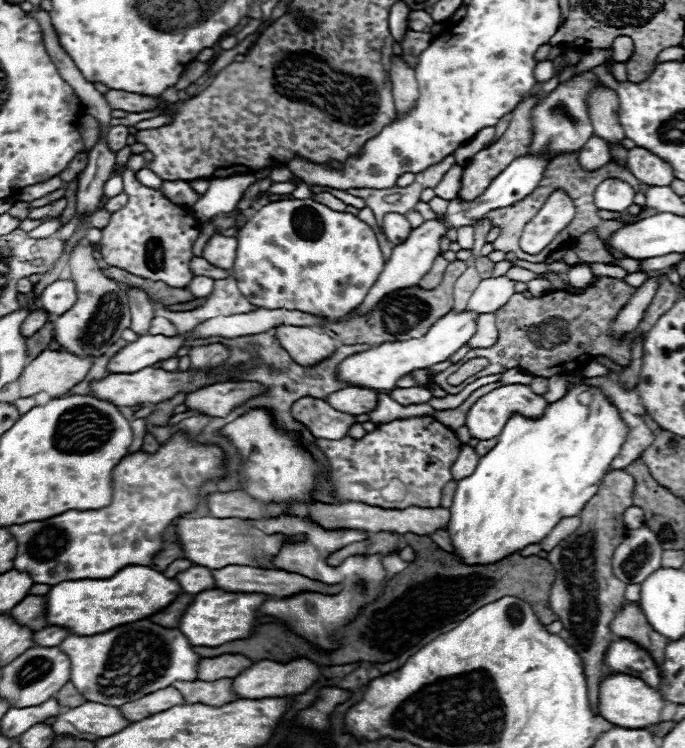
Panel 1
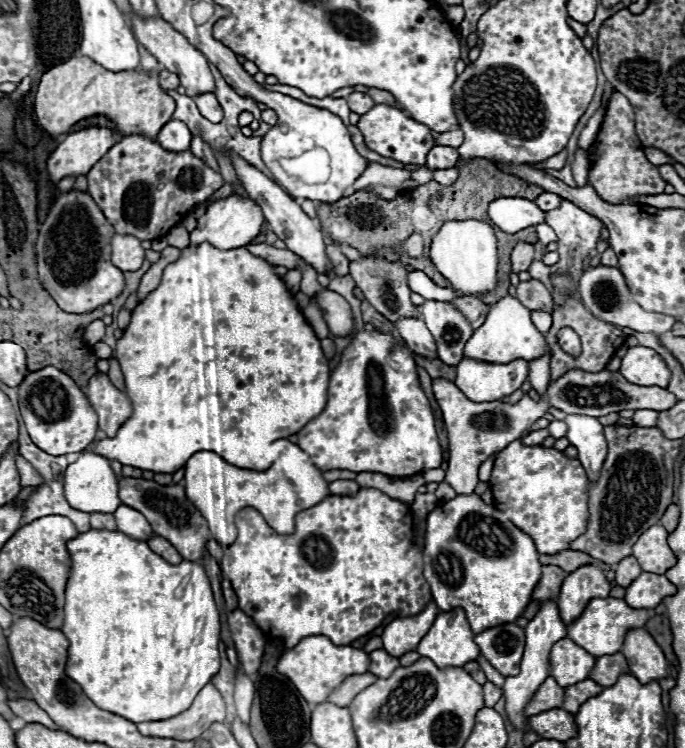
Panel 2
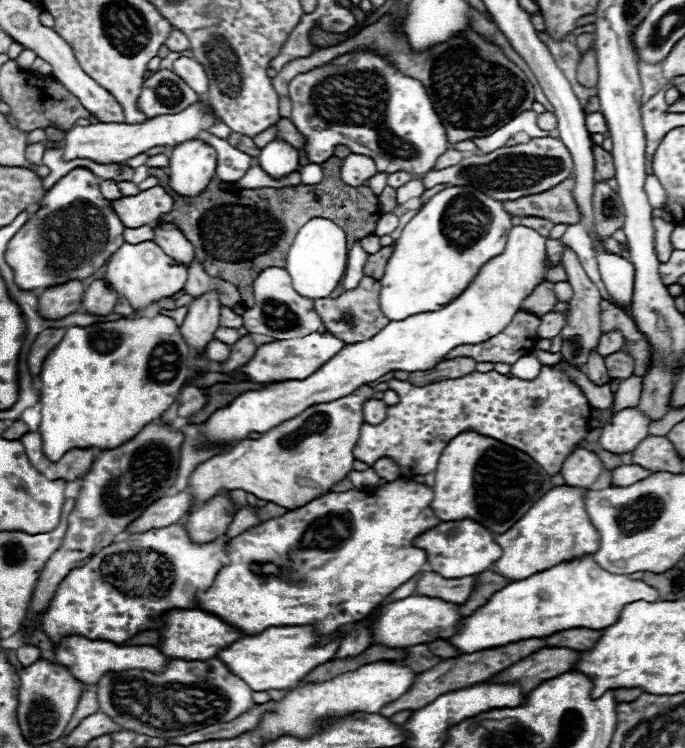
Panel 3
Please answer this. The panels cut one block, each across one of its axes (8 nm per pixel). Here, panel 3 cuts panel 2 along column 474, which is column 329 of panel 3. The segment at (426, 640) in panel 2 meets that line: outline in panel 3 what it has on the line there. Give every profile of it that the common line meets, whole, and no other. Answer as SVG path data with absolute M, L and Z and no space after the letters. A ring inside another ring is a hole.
M310 626L268 628L268 630L264 630L262 634L244 636L244 638L240 638L240 640L236 640L234 644L230 644L230 646L218 650L216 658L220 658L220 660L226 664L226 668L228 668L234 676L242 678L242 680L244 680L252 690L256 690L256 692L258 692L258 690L272 690L272 688L274 688L274 690L284 690L284 688L294 686L296 682L300 682L312 668L316 668L318 664L328 662L328 660L334 656L334 652L336 652L338 646L340 646L340 640L330 642L330 644L326 644L326 646L322 646L322 648L310 648L314 642L320 642L322 638L324 638L324 636L316 636Z

